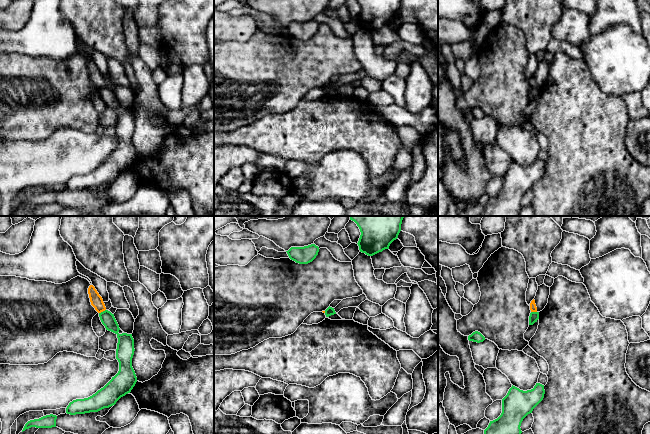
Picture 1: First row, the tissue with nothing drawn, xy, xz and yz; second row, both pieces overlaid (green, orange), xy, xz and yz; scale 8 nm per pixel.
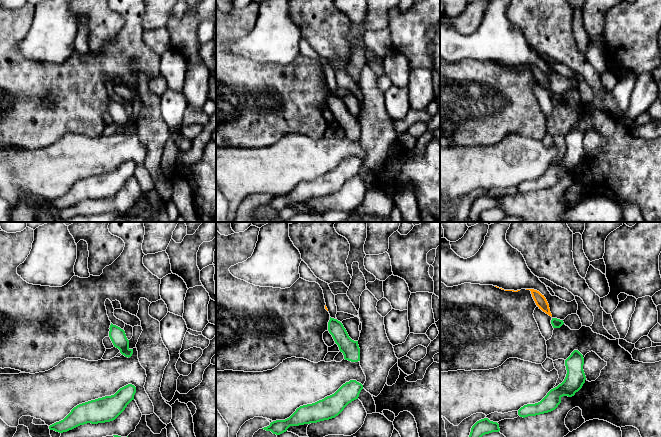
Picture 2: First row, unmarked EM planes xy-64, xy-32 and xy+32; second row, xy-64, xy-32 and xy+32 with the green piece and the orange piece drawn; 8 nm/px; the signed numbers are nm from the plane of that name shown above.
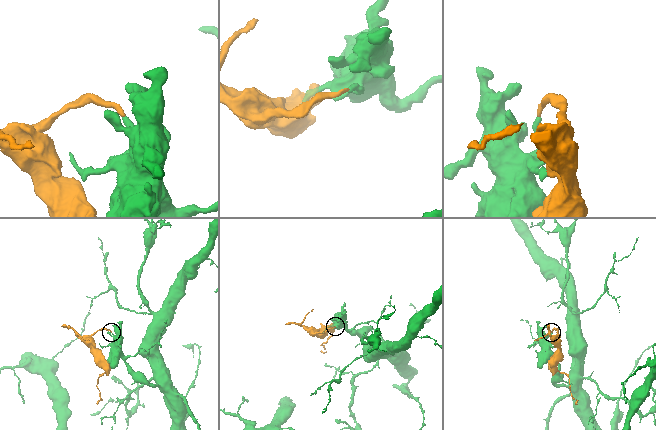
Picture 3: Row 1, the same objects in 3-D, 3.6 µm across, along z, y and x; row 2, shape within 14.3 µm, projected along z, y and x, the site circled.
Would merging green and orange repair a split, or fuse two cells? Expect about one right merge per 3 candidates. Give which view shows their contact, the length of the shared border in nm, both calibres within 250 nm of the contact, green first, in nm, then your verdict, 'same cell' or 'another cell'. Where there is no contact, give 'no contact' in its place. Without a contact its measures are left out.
xy | 70 nm | 110/100 nm | another cell

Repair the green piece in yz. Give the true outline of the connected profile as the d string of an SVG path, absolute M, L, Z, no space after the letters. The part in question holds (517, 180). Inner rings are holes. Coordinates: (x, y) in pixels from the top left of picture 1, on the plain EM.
M540 159L527 167L512 161L502 175L501 191L490 197L481 216L519 216L523 195L543 176L544 170L544 161Z

